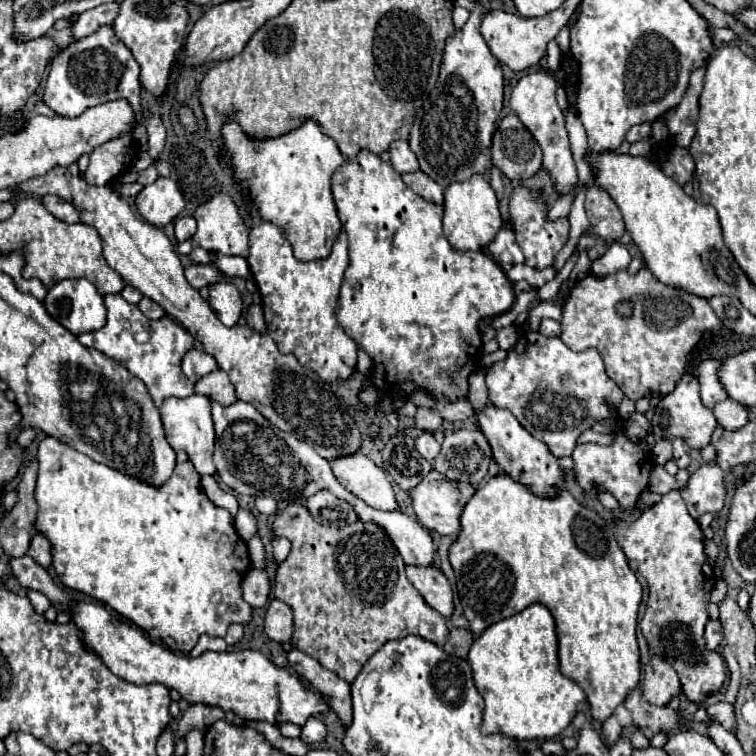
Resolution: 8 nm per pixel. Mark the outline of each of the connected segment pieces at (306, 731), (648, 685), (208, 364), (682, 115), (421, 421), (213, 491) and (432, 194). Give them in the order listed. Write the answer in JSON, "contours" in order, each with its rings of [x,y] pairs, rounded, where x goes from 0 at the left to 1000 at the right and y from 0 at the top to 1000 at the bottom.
{"contours":[[[[413,947],[413,950],[407,950],[407,955],[399,960],[399,974],[397,974],[397,979],[405,981],[405,984],[415,984],[415,981],[429,979],[429,976],[431,976],[431,968],[434,968],[431,958],[429,958],[423,950]]],[[[862,868],[852,884],[849,918],[860,931],[881,934],[889,921],[899,918],[899,899],[894,886],[870,868]]],[[[251,463],[243,476],[241,476],[241,489],[246,495],[246,500],[251,505],[262,505],[267,497],[288,489],[283,474],[278,468],[270,468],[270,466],[262,466],[262,463]]],[[[931,85],[921,90],[913,98],[913,111],[907,124],[902,127],[902,135],[886,148],[884,156],[884,169],[886,177],[892,180],[897,193],[910,193],[915,180],[921,177],[921,156],[923,156],[923,127],[929,122],[929,108],[931,108]]],[[[553,537],[550,550],[548,550],[548,558],[550,558],[553,566],[571,571],[571,569],[582,566],[585,550],[579,548],[579,542],[571,542],[571,540],[563,540],[563,537]]],[[[267,630],[267,646],[272,651],[272,656],[291,672],[302,675],[307,680],[307,685],[312,685],[312,677],[315,677],[315,661],[304,653],[304,651],[296,651],[286,632],[283,630]]],[[[553,225],[553,228],[537,228],[537,230],[532,230],[532,238],[534,238],[534,243],[540,249],[545,249],[558,262],[563,262],[569,267],[577,267],[577,270],[585,270],[585,265],[587,265],[587,249],[579,246],[558,225]]]]}

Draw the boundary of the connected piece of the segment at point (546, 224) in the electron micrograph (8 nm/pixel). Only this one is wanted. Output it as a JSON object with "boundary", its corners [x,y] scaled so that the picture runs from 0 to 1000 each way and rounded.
{"boundary":[[[685,246],[680,249],[677,259],[675,259],[675,296],[683,307],[683,317],[685,325],[693,333],[696,349],[701,354],[709,357],[720,357],[728,354],[733,349],[733,339],[746,328],[746,323],[751,320],[751,307],[754,307],[754,294],[751,288],[738,288],[738,291],[722,291],[725,286],[725,270],[717,265],[714,254],[709,249],[696,249],[696,246]]]}

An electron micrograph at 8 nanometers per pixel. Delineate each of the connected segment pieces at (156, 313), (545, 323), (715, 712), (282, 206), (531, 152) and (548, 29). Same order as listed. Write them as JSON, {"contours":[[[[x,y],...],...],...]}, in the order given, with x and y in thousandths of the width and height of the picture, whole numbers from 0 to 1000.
{"contours":[[[[188,394],[185,402],[183,402],[183,407],[185,407],[196,421],[201,421],[201,423],[209,423],[209,421],[217,418],[217,410],[214,410],[204,397],[198,397],[198,394]]],[[[720,421],[714,426],[714,442],[722,442],[722,444],[741,444],[741,426],[733,426],[728,421]]],[[[947,929],[947,931],[934,934],[934,944],[937,944],[937,952],[952,955],[960,966],[974,963],[974,958],[971,958],[971,937],[963,929]]],[[[302,159],[294,164],[291,177],[294,190],[288,212],[296,212],[310,235],[323,243],[347,291],[360,294],[373,304],[394,344],[407,347],[431,341],[439,317],[452,302],[437,251],[439,228],[458,214],[444,188],[426,177],[415,159],[405,159],[392,172],[365,183],[331,183],[315,161]]],[[[683,151],[669,153],[651,185],[651,214],[675,238],[704,235],[717,220],[717,198]]],[[[738,11],[722,21],[714,21],[714,24],[690,24],[683,19],[656,13],[656,16],[646,16],[640,21],[640,26],[635,32],[635,45],[643,53],[651,71],[664,85],[669,85],[680,95],[690,95],[690,93],[709,87],[722,74],[725,56],[738,48],[738,42],[749,34],[749,29],[751,29],[751,21],[746,19],[743,11]]]]}

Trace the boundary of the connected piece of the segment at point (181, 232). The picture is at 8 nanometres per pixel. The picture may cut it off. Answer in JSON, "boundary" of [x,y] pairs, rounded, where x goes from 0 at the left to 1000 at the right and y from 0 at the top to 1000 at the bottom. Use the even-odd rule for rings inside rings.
{"boundary":[[[241,286],[233,291],[230,296],[233,302],[233,315],[241,320],[241,317],[249,317],[254,315],[254,310],[259,307],[259,291],[254,286]]]}

